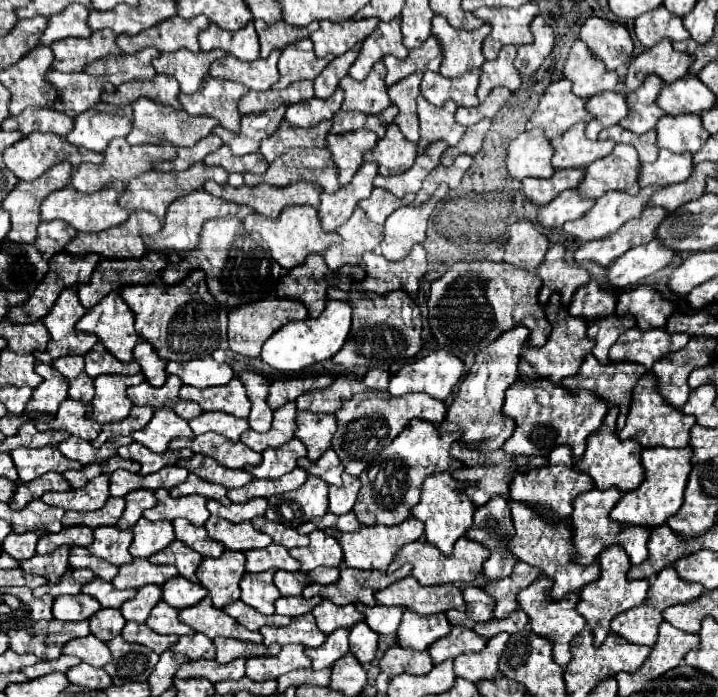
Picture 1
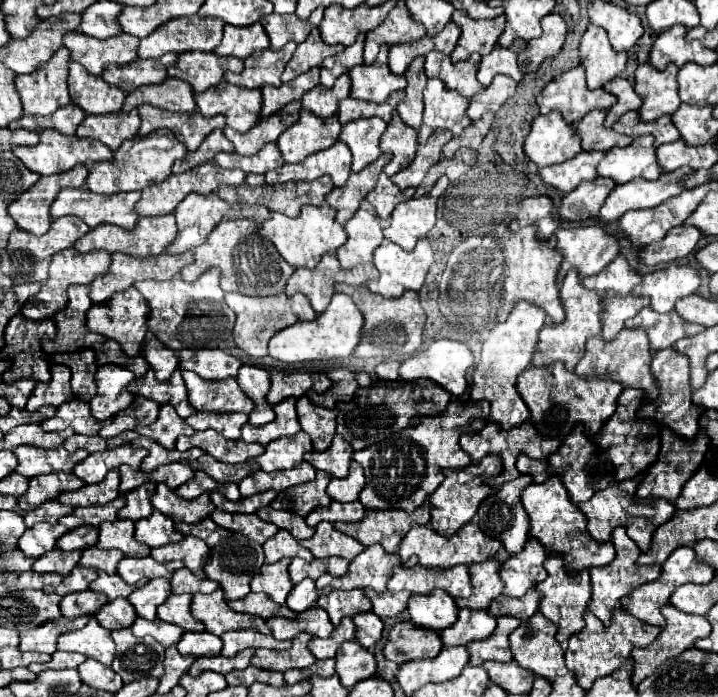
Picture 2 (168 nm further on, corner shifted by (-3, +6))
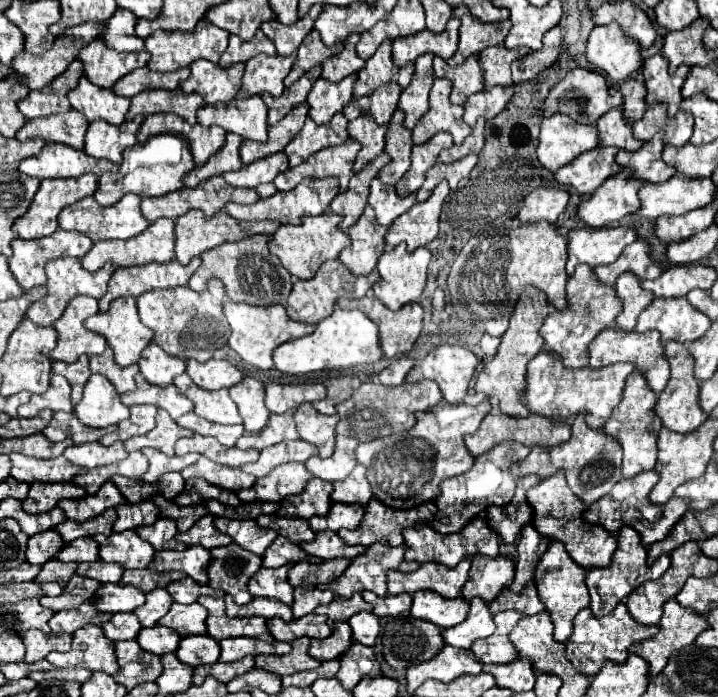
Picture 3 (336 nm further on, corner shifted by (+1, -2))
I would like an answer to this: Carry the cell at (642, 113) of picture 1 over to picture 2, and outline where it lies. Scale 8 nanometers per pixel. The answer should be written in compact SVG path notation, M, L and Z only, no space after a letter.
M641 64L635 70L635 90L643 104L637 110L643 122L657 120L663 114L673 114L679 106L677 94L677 68L667 66L665 70L655 70L649 64Z

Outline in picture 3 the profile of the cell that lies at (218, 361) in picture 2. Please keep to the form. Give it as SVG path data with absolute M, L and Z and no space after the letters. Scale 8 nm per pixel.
M187 360L187 374L189 378L203 390L219 390L219 388L231 388L233 384L241 382L245 374L233 366L227 360Z

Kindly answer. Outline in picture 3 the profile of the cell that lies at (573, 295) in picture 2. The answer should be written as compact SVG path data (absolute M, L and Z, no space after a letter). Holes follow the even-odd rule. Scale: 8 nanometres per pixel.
M577 266L575 274L567 280L567 294L569 304L565 310L551 312L543 326L541 336L545 340L545 348L557 352L563 358L563 364L569 368L583 368L589 364L588 346L605 328L609 328L617 314L621 312L621 298L617 298L617 292L613 286L605 286L603 282L597 282L597 276L593 274L591 266ZM587 360L587 361L586 361Z

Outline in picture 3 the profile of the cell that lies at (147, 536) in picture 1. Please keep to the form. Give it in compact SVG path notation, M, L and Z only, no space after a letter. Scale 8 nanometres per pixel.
M159 518L151 526L137 528L137 536L149 542L155 550L185 550L183 542L177 542L177 526L171 518Z

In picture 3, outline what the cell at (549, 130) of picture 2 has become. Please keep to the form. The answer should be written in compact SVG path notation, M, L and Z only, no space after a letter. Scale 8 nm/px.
M555 114L543 120L537 156L539 162L557 172L579 154L599 146L599 134L595 126L581 126L565 114Z

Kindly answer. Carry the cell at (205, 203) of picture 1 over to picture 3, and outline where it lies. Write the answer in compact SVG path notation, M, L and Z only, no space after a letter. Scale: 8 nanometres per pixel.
M189 210L181 218L177 218L177 222L175 222L175 236L177 236L175 258L181 264L189 264L191 258L203 254L205 250L221 246L223 242L237 242L241 238L249 238L249 236L255 236L255 234L271 236L277 230L277 226L279 226L277 222L239 222L239 220L231 218L229 214L225 214L223 210L217 212L213 218L207 218L201 210Z

